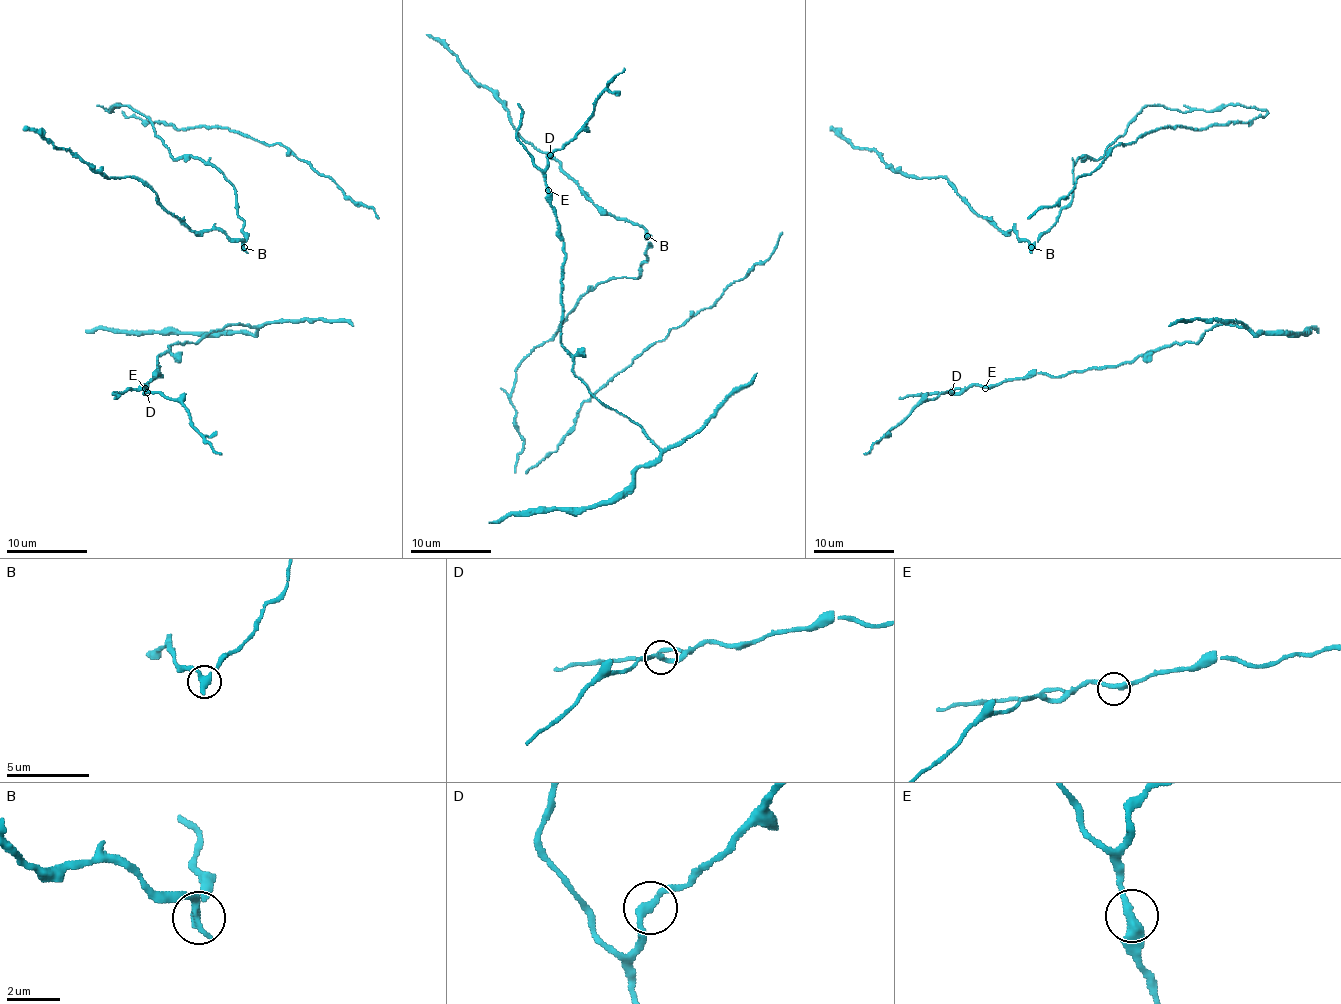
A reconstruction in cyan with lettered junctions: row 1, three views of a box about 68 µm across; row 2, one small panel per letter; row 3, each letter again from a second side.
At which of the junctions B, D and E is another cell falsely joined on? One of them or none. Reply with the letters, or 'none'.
B

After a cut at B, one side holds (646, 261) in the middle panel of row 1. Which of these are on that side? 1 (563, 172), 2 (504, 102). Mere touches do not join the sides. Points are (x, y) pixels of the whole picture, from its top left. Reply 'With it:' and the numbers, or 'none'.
With it: none

